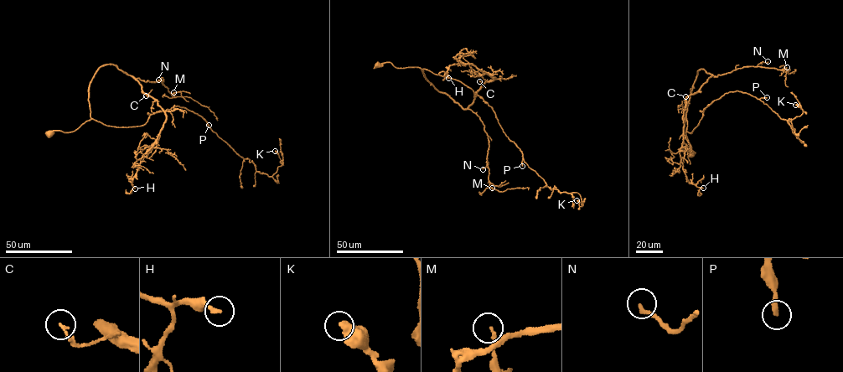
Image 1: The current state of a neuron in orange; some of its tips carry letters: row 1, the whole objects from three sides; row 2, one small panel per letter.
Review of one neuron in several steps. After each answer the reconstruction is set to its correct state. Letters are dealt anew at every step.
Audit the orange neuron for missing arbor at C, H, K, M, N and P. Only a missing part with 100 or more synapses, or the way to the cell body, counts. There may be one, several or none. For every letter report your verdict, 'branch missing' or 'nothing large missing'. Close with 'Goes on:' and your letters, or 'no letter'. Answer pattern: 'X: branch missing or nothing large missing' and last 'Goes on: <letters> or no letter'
C: nothing large missing
H: nothing large missing
K: nothing large missing
M: nothing large missing
N: nothing large missing
P: branch missing
Goes on: P

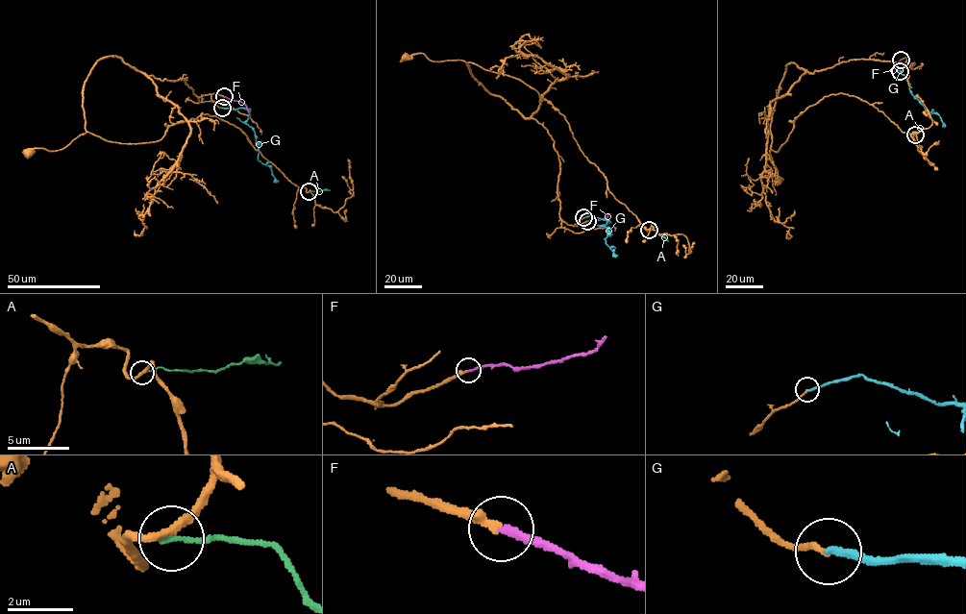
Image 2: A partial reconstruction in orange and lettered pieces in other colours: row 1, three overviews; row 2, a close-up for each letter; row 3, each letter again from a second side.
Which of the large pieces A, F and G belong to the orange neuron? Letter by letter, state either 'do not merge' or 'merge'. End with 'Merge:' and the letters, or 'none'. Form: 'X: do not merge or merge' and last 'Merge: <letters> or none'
A: do not merge
F: merge
G: do not merge
Merge: F

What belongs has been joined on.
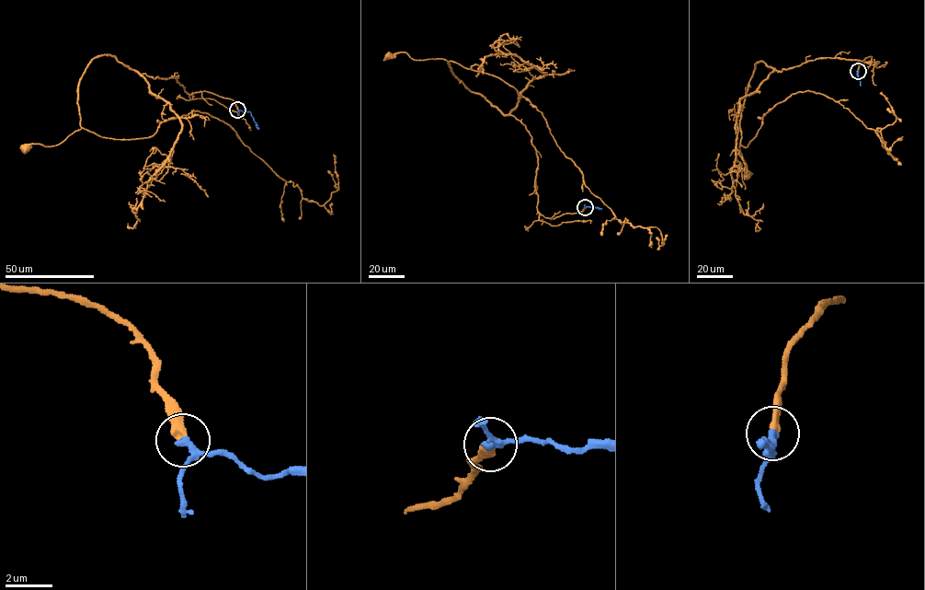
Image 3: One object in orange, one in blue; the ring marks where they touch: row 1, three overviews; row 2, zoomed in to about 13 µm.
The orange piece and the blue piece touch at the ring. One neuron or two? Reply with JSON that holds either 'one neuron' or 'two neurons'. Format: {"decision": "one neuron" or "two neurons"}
{"decision": "one neuron"}

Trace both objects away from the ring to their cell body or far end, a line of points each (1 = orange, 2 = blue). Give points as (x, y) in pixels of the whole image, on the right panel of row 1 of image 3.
1: (858, 70), (871, 56), (816, 58), (780, 72), (757, 63), (740, 120), (747, 173)
2: (858, 71), (860, 85)

